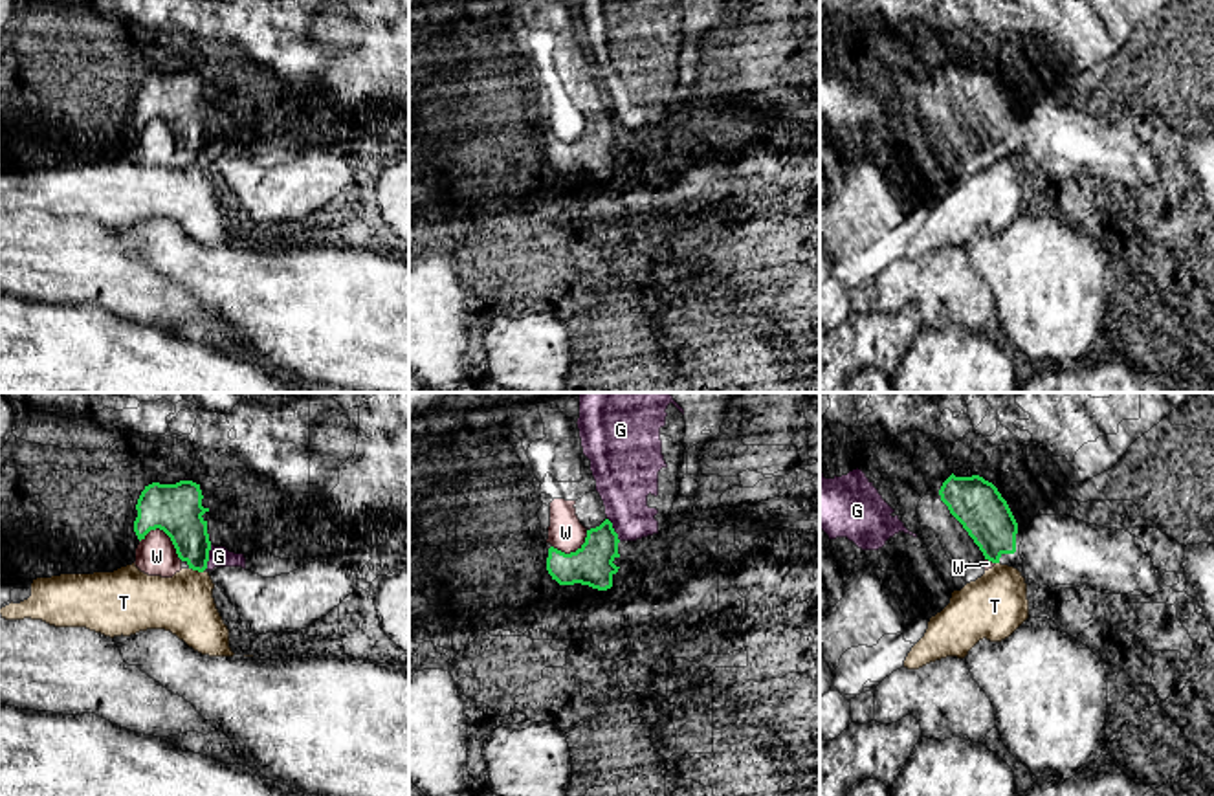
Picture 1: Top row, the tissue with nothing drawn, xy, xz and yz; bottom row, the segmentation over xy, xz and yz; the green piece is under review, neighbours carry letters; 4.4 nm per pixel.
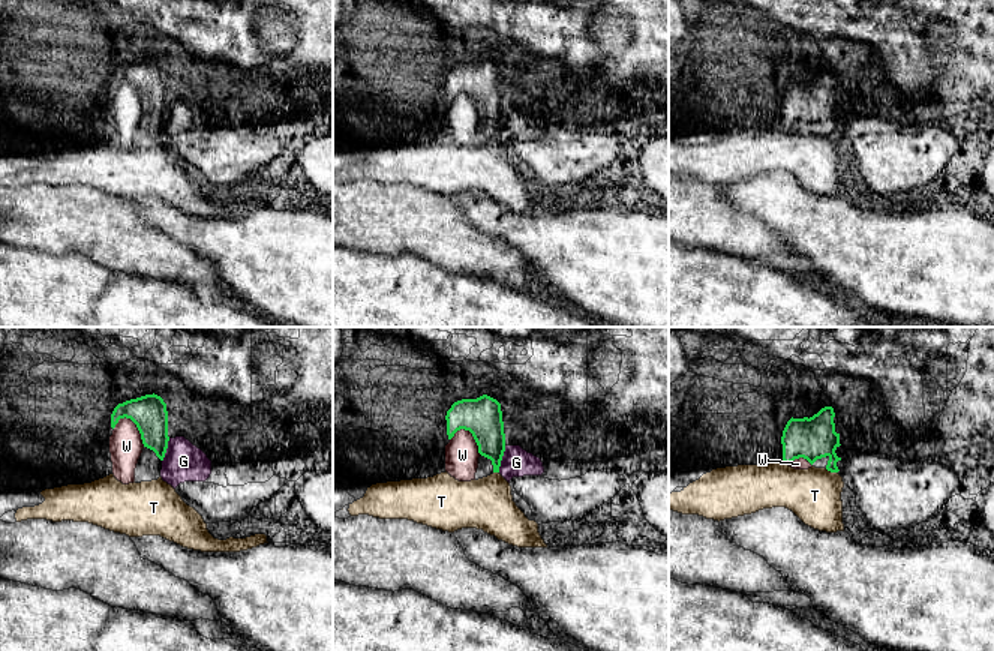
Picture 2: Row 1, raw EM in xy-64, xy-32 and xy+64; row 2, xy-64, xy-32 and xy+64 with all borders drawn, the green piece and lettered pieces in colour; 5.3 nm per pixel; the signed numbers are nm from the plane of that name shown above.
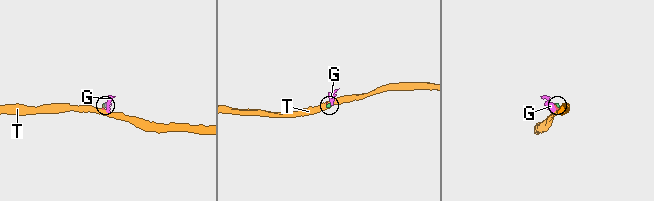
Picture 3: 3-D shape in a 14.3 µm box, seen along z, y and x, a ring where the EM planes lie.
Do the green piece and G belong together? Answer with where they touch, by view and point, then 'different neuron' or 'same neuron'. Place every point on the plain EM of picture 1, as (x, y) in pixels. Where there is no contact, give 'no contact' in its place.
meets green in xy at (208, 145); different neuron

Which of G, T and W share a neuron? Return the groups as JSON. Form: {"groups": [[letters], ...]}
{"groups": [["G"], ["T"], ["W"]]}

